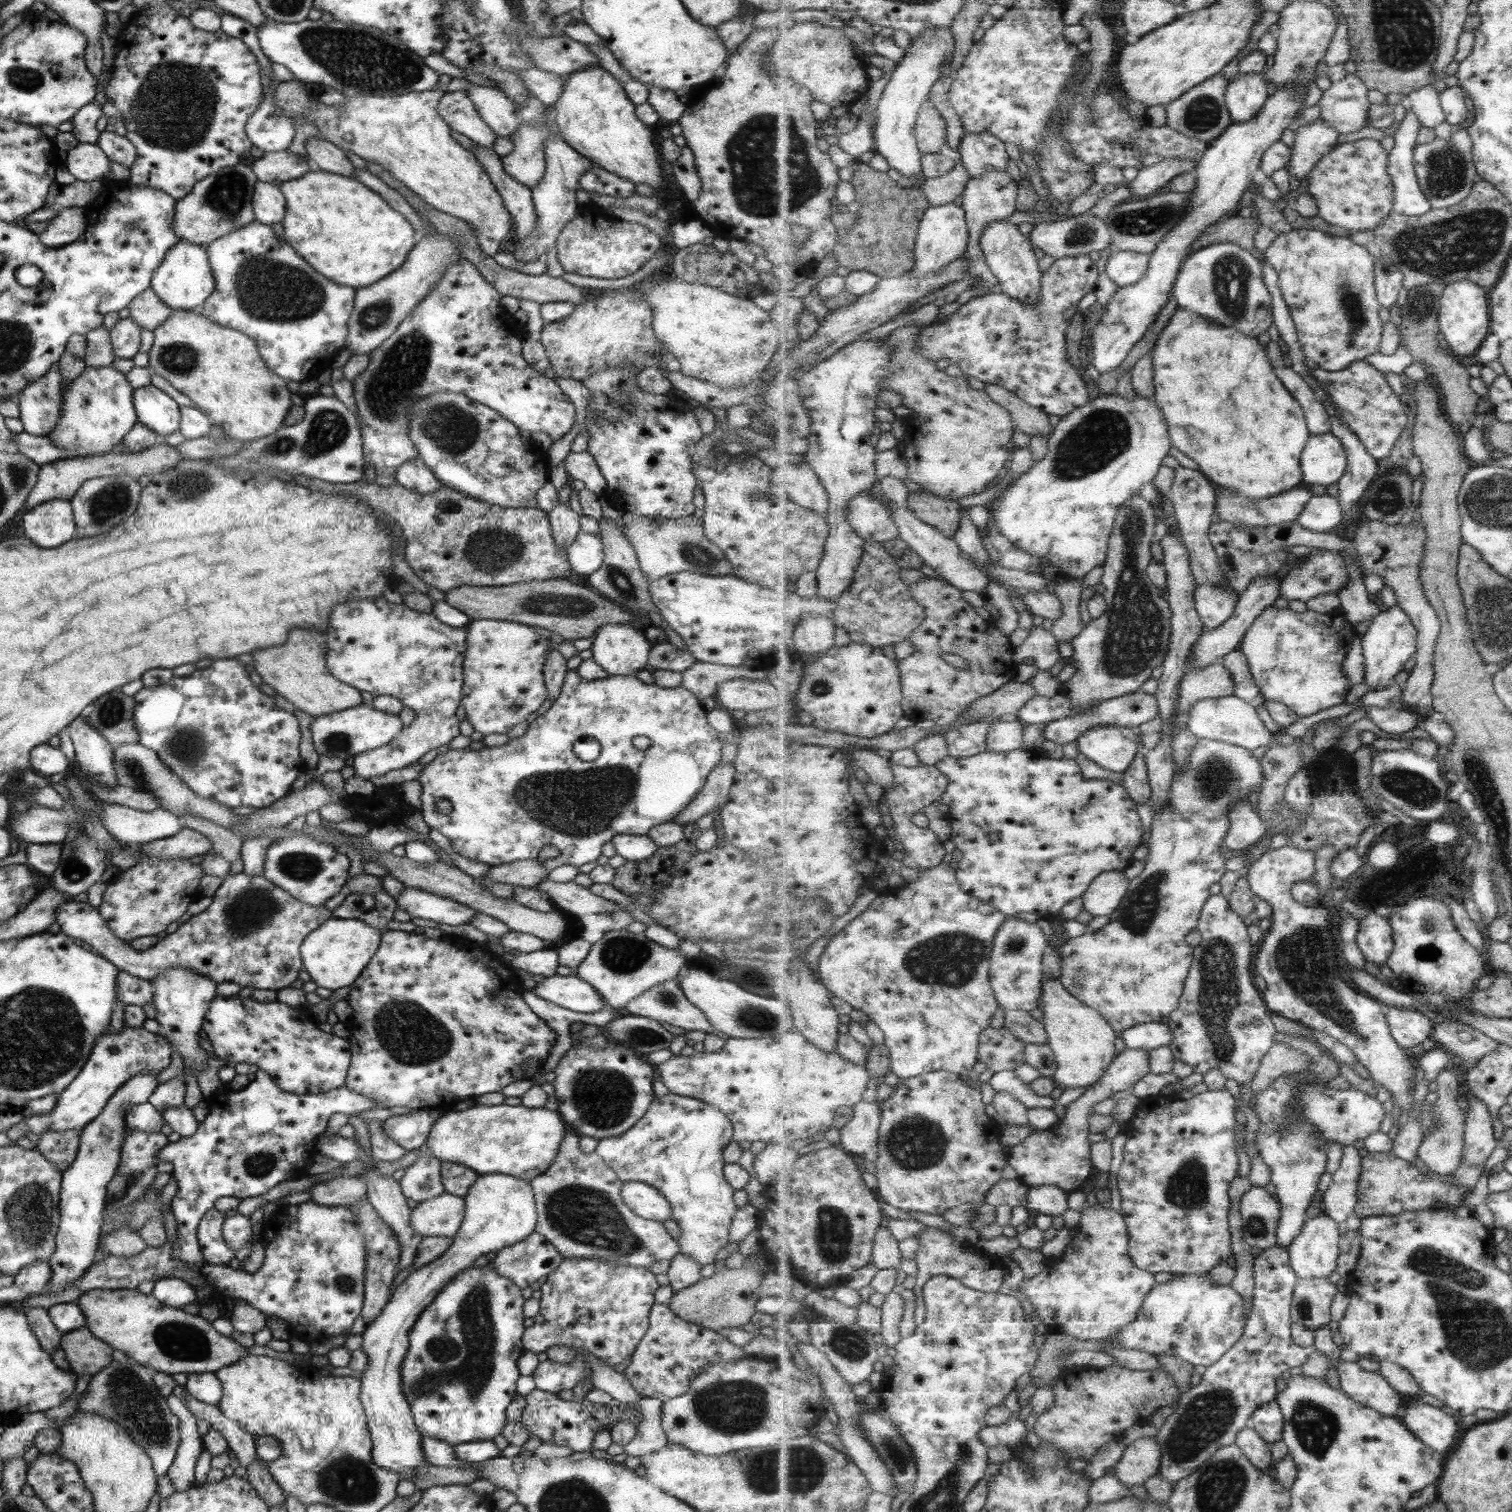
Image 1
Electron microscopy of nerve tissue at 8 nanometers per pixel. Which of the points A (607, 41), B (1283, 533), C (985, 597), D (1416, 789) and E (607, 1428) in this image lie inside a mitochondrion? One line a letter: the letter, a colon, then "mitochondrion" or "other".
A: other
B: other
C: other
D: mitochondrion
E: other

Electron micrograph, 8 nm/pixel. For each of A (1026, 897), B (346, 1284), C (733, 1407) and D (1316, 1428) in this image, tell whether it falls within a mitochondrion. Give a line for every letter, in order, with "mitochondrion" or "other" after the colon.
A: other
B: mitochondrion
C: mitochondrion
D: mitochondrion

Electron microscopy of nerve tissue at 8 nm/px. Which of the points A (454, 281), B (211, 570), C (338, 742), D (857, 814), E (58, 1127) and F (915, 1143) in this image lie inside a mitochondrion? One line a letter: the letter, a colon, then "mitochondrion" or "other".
A: other
B: other
C: mitochondrion
D: other
E: other
F: mitochondrion

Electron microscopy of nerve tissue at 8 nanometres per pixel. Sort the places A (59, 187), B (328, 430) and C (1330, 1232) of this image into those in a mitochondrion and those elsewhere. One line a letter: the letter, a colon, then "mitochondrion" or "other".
A: other
B: mitochondrion
C: other

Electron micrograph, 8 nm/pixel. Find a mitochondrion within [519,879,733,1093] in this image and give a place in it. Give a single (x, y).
(622, 954)

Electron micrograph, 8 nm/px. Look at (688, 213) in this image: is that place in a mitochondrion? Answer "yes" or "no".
no

